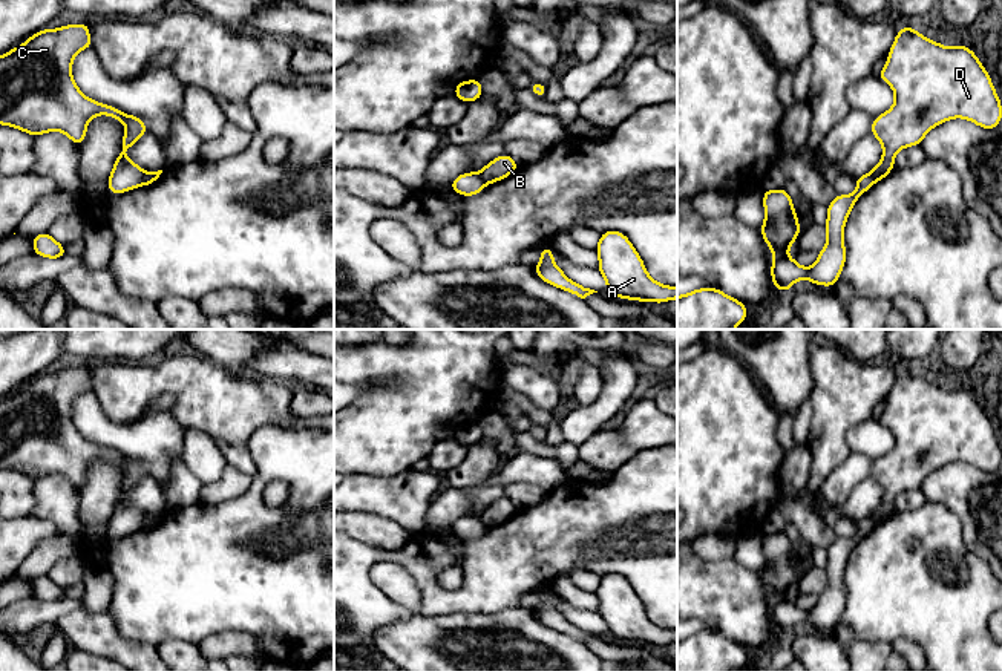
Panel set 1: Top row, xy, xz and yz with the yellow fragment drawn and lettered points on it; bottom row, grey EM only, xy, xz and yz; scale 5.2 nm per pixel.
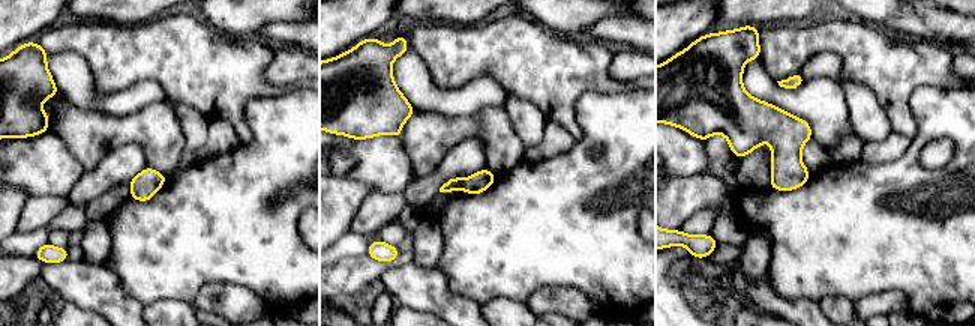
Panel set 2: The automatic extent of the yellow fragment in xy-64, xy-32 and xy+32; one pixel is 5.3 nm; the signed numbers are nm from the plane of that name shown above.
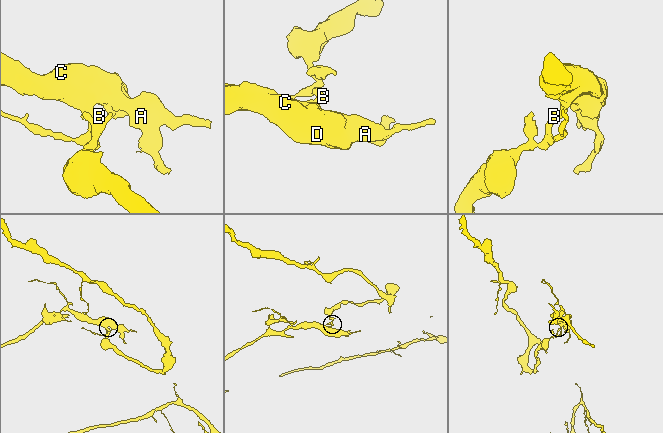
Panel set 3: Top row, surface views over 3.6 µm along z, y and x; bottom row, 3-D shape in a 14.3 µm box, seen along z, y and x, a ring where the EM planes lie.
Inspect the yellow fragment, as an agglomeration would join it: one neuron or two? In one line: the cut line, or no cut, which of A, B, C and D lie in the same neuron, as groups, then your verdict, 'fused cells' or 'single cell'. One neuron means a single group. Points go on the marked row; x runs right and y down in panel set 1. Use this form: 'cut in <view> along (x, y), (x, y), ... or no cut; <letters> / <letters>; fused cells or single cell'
cut in xy along (146, 172), (140, 184); A C D / B; fused cells

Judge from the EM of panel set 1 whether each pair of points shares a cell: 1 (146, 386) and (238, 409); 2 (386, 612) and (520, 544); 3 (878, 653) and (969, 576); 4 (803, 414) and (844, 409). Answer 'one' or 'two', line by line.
1: one
2: one
3: two
4: two

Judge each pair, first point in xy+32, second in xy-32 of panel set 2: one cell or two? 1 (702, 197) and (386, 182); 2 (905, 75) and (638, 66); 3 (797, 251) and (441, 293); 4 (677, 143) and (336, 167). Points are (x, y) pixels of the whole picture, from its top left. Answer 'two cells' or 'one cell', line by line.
1: two cells
2: two cells
3: two cells
4: one cell

